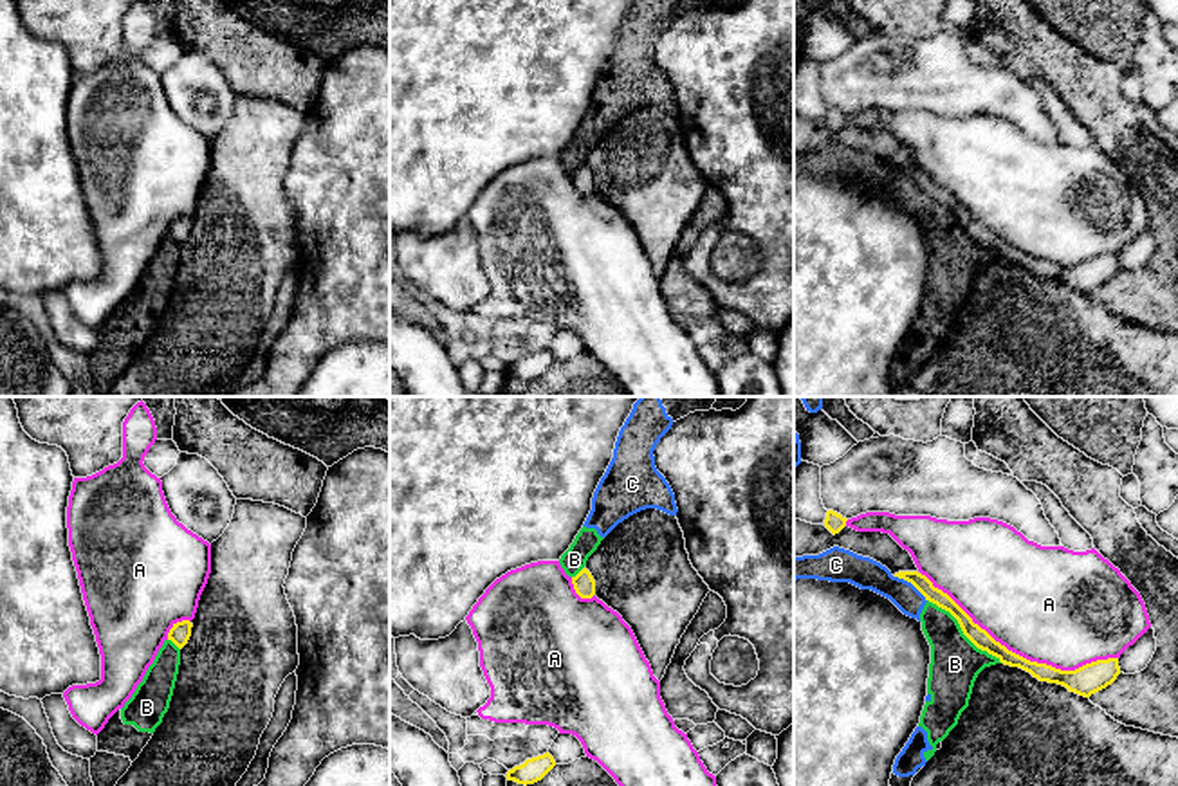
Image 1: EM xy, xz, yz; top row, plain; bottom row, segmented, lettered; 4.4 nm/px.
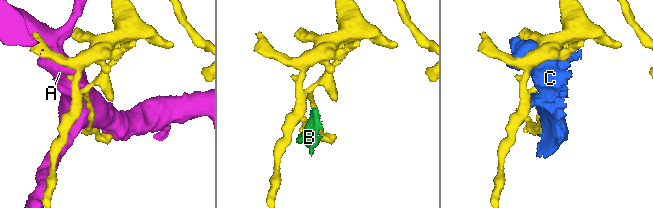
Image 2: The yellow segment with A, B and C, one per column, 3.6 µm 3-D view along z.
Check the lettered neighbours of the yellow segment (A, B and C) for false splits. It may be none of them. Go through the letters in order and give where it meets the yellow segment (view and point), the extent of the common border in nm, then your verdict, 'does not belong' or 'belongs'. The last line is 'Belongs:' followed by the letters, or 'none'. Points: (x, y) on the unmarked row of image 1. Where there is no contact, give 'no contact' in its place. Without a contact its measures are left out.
A: contact yz (1018, 251); length 950 nm; does not belong
B: contact yz (962, 226); length 440 nm; does not belong
C: contact yz (911, 179); length 180 nm; does not belong
Belongs: none

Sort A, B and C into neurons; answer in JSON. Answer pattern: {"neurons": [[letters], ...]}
{"neurons": [["A"], ["B", "C"]]}

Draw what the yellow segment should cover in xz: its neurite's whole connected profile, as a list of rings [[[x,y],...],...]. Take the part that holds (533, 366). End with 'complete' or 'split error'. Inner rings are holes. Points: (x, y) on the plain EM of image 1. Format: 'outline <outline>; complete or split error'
outline [[[547,348],[543,352],[527,355],[523,361],[514,362],[507,368],[507,377],[514,377],[518,380],[534,380],[541,377],[552,364],[556,362],[554,353]]]; complete

